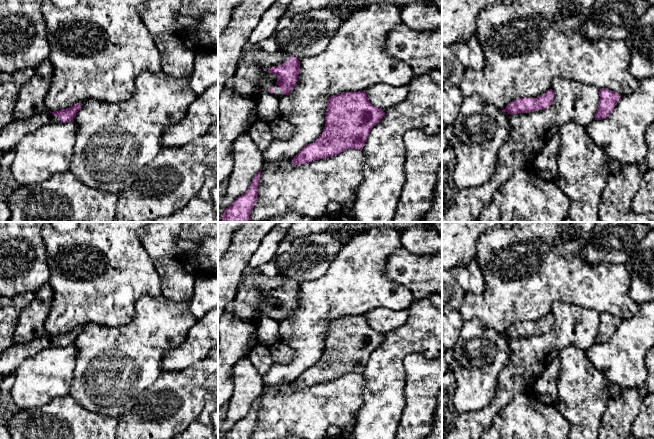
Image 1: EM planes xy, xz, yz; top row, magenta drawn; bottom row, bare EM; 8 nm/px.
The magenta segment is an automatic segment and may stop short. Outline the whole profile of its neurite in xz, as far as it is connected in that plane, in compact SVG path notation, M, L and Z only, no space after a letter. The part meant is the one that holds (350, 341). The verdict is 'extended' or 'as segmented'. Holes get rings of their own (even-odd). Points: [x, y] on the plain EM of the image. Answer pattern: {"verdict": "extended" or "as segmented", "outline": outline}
{"verdict": "as segmented", "outline": "M365 314L331 320L322 358L294 380L292 387L306 388L346 373L362 374L370 355L384 338L384 333L370 327Z"}

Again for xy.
{"verdict": "extended", "outline": "M82 327L56 336L46 334L26 344L12 344L0 357L0 376L5 378L14 373L23 360L34 356L39 351L50 347L66 347L75 342Z"}

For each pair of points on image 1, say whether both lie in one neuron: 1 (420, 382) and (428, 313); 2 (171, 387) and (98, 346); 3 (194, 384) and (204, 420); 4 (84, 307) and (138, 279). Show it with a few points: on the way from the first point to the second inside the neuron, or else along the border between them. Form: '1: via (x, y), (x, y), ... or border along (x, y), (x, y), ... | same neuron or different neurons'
1: border along (431, 356), (409, 353), (404, 358), (404, 369) | different neurons
2: border along (163, 372), (140, 395) | different neurons
3: border along (207, 403), (201, 413), (186, 428) | different neurons
4: via (97, 294), (112, 279), (125, 279) | same neuron

